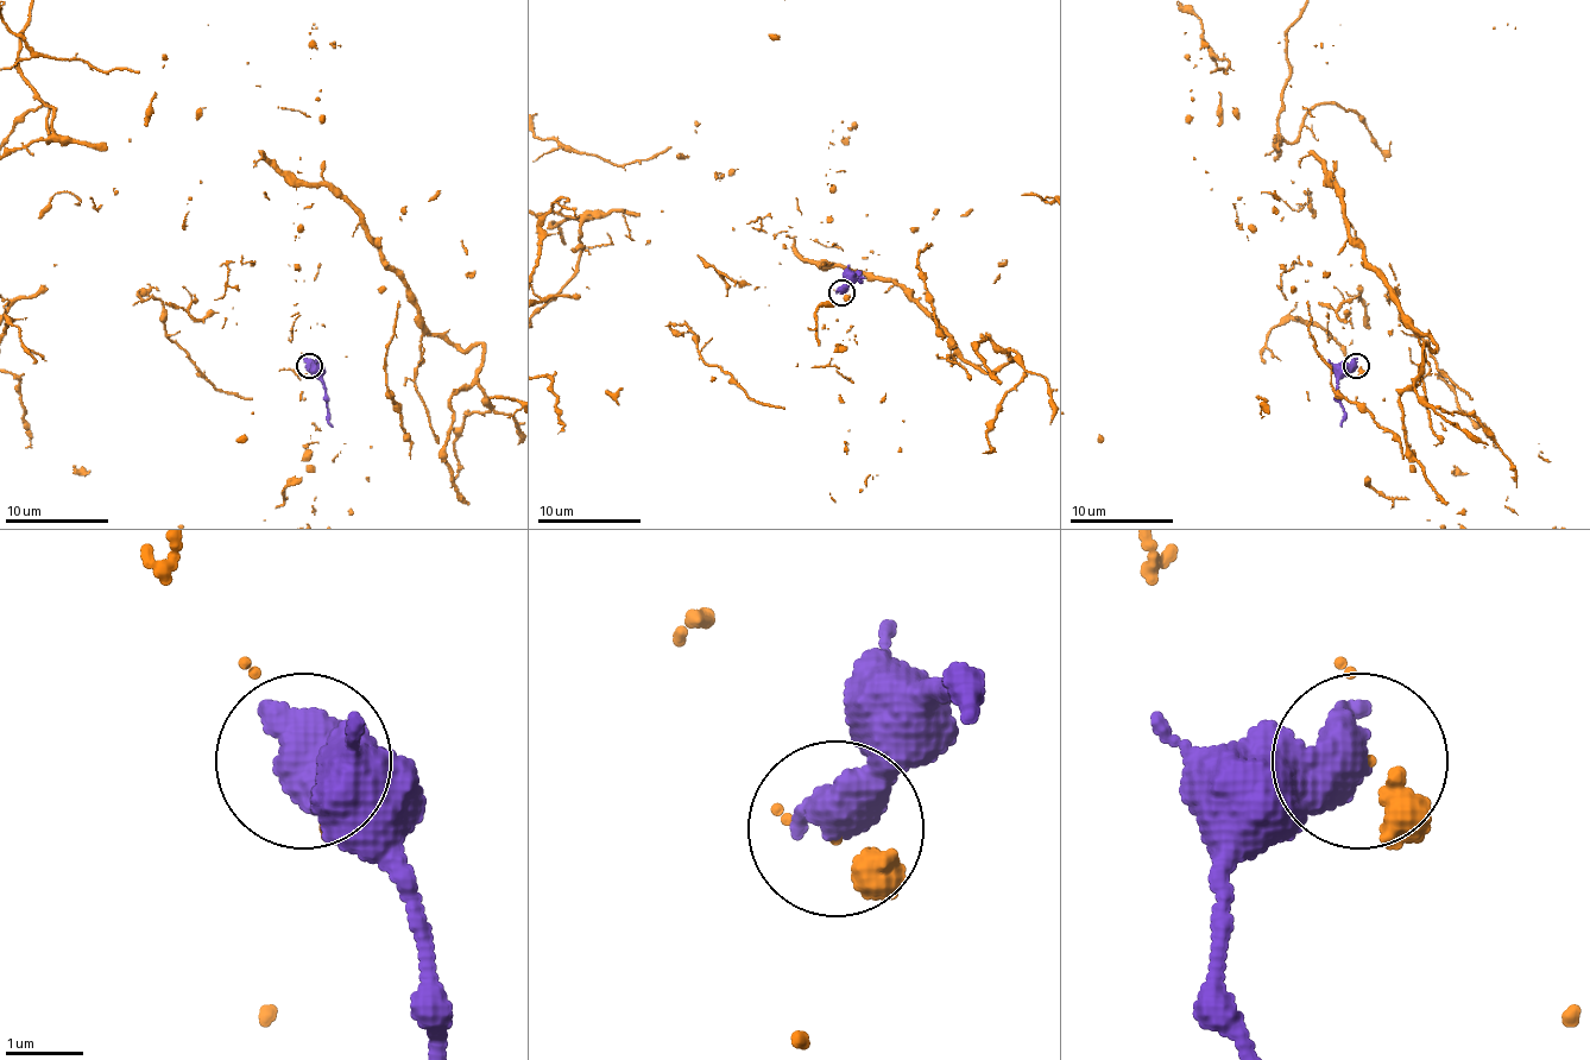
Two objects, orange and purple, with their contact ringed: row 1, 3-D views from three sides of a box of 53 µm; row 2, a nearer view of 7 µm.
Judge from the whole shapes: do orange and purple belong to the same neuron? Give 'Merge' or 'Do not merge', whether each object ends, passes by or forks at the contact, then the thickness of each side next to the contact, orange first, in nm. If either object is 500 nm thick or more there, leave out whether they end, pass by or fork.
Do not merge. Thickness 220 nm (orange) against 700 nm

